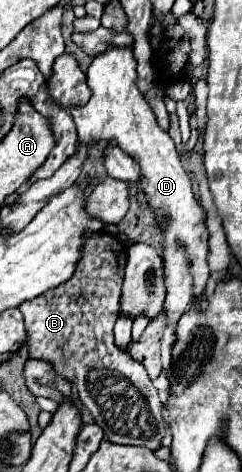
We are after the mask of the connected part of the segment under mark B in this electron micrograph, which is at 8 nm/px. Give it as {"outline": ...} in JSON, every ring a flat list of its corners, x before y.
{"outline":[[108,232,92,234,86,240,84,256,78,262,76,274,56,290,48,290,46,294,40,294,40,298,20,304,20,312,24,314,26,320,30,358,52,362,54,370,76,386,82,404,92,412,94,422,104,430,104,438,114,444,146,446,150,450,158,450,162,446,160,444,162,438,168,434,168,424,160,414,164,404,158,396,158,390,152,386,152,380,146,374,144,366,140,362,134,362,128,352,120,350,114,344,112,330,120,314,124,266,126,266,126,246,118,238,108,236]]}

